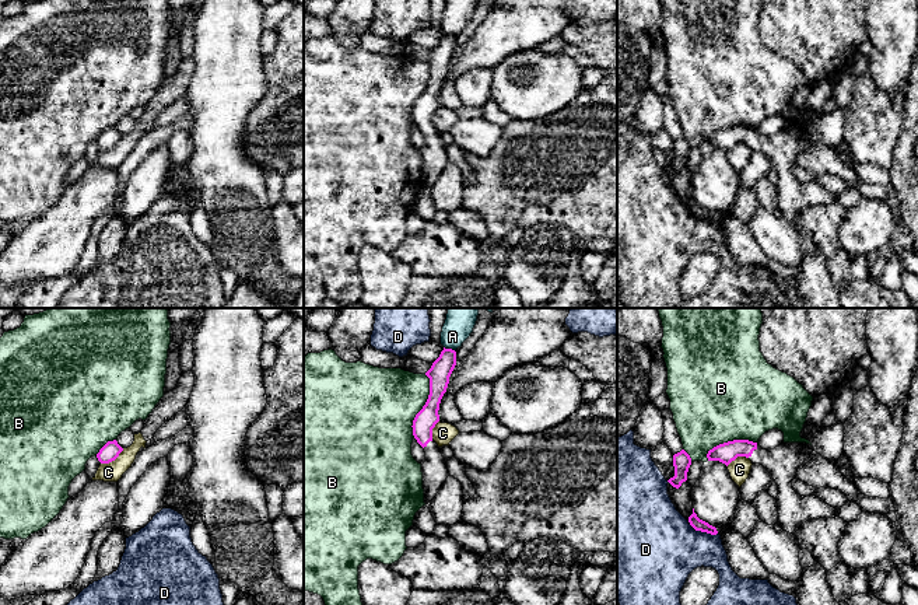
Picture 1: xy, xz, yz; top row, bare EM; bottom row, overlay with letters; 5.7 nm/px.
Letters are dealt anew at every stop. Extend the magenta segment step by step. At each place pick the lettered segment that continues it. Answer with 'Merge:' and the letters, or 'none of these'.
Merge: none of these

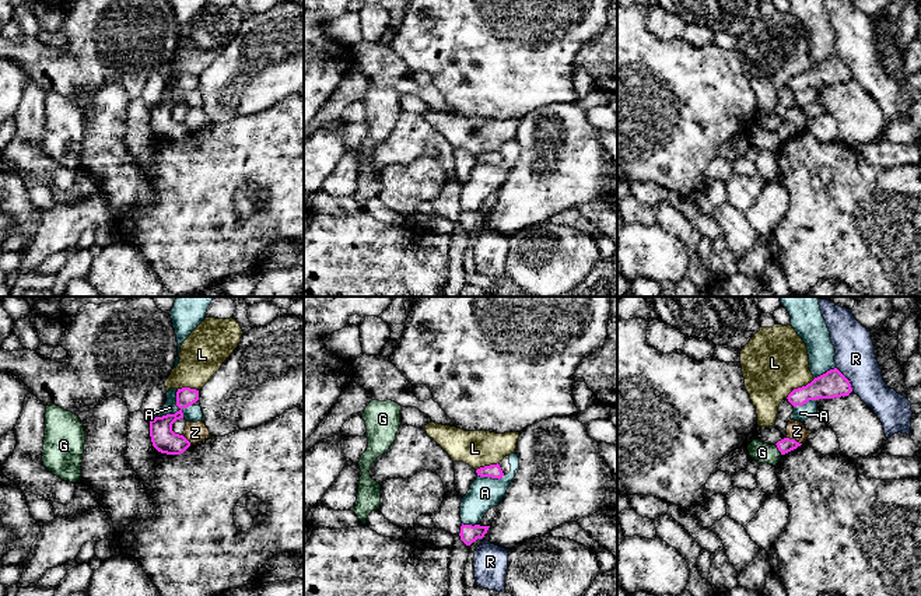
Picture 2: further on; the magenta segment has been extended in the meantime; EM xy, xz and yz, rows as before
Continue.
Merge: none of these

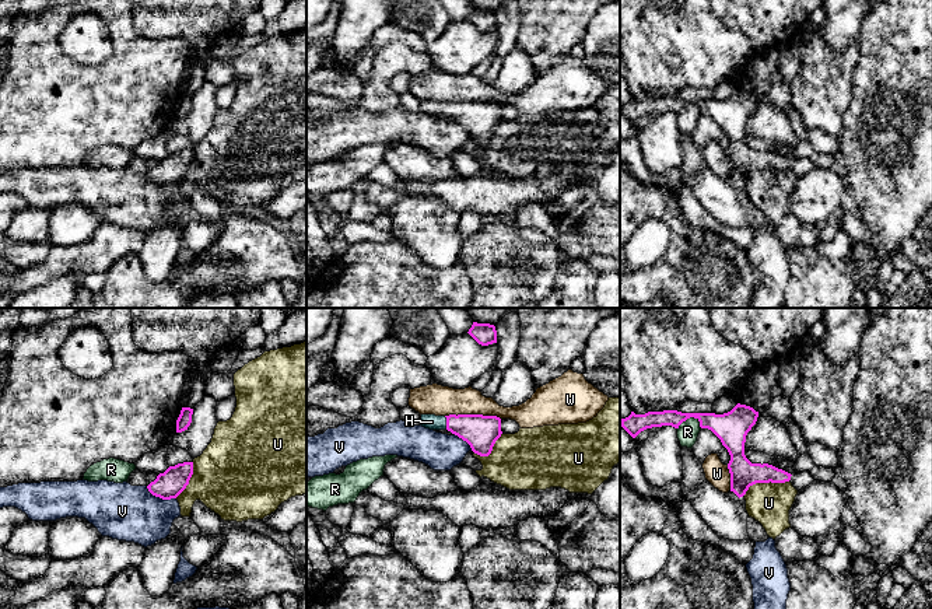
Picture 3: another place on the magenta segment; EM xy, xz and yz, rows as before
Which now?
Merge: H

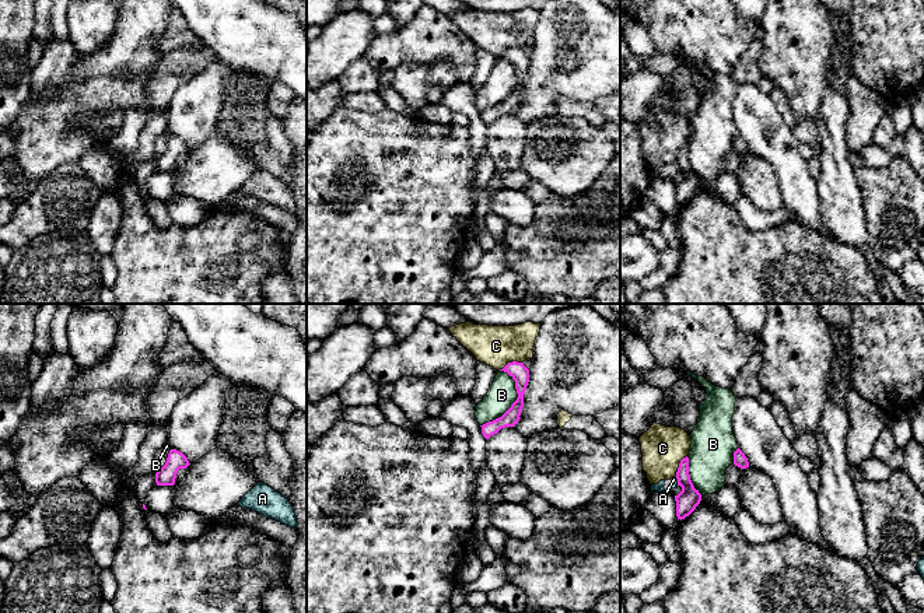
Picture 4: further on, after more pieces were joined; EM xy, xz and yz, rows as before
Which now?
Merge: none of these

